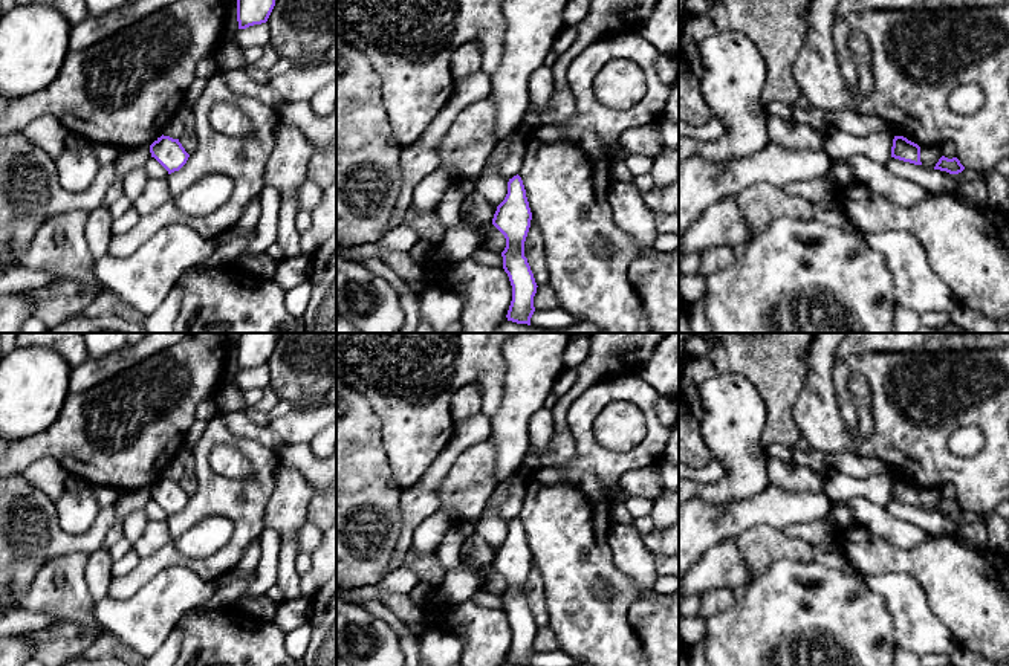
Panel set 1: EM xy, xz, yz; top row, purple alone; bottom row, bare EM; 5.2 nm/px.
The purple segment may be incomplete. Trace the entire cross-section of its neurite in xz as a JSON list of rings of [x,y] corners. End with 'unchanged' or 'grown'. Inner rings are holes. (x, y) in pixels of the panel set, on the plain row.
[[[517,516],[508,524],[508,536],[497,548],[492,567],[504,577],[506,590],[501,594],[503,611],[512,628],[512,643],[508,652],[508,663],[530,666],[535,654],[534,639],[537,625],[527,600],[524,584],[530,570],[532,554],[526,539],[521,519]]] | unchanged

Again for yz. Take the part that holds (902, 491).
[[[894,478],[893,489],[891,489],[891,500],[914,507],[922,507],[920,489],[904,478]]] | unchanged

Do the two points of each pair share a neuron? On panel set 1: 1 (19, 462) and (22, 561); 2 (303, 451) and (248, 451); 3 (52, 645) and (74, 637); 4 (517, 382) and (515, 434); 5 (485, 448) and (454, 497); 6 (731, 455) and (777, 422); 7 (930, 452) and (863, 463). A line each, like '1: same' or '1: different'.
1: different
2: different
3: same
4: same
5: same
6: different
7: different

